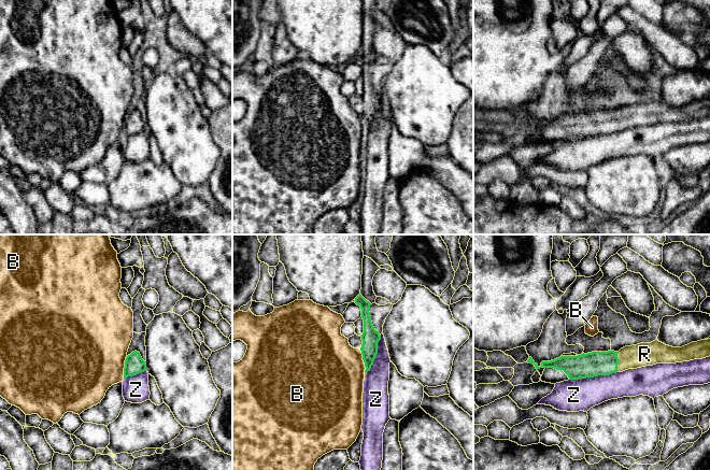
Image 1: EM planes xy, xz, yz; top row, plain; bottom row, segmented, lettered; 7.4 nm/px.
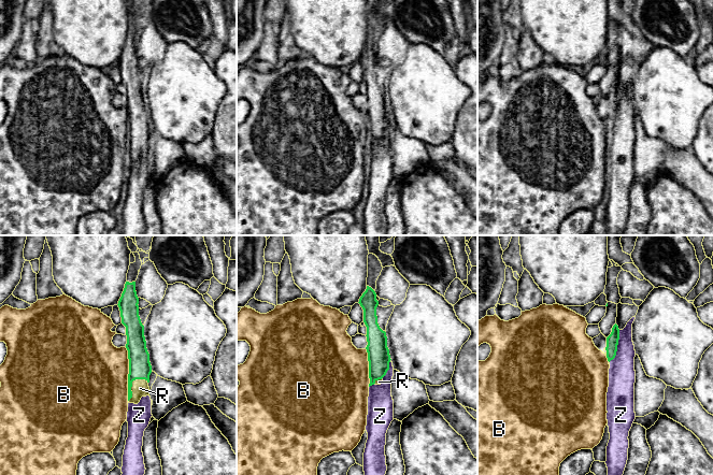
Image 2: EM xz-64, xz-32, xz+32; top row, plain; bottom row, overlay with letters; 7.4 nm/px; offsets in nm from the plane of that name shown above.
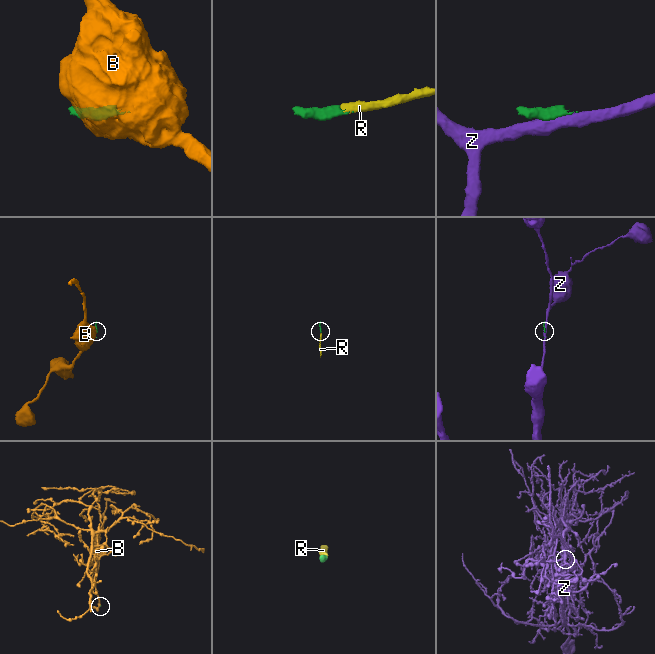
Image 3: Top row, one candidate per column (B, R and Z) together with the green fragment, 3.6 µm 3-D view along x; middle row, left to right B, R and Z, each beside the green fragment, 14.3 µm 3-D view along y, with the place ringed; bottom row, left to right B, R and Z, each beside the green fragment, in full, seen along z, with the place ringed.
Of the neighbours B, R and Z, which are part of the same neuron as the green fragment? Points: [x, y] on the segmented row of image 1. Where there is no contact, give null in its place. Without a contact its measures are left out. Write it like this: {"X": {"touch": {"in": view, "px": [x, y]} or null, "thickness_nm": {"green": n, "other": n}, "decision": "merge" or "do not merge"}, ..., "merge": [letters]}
{"B": {"touch": {"in": "xz", "px": [363, 359]}, "thickness_nm": {"green": 140, "other": 480}, "decision": "do not merge"}, "R": {"touch": {"in": "yz", "px": [618, 361]}, "thickness_nm": {"green": 180, "other": 180}, "decision": "merge"}, "Z": {"touch": {"in": "yz", "px": [593, 376]}, "thickness_nm": {"green": 180, "other": 240}, "decision": "do not merge"}, "merge": ["R"]}

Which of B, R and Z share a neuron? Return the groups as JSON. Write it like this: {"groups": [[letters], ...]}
{"groups": [["B"], ["R"], ["Z"]]}

